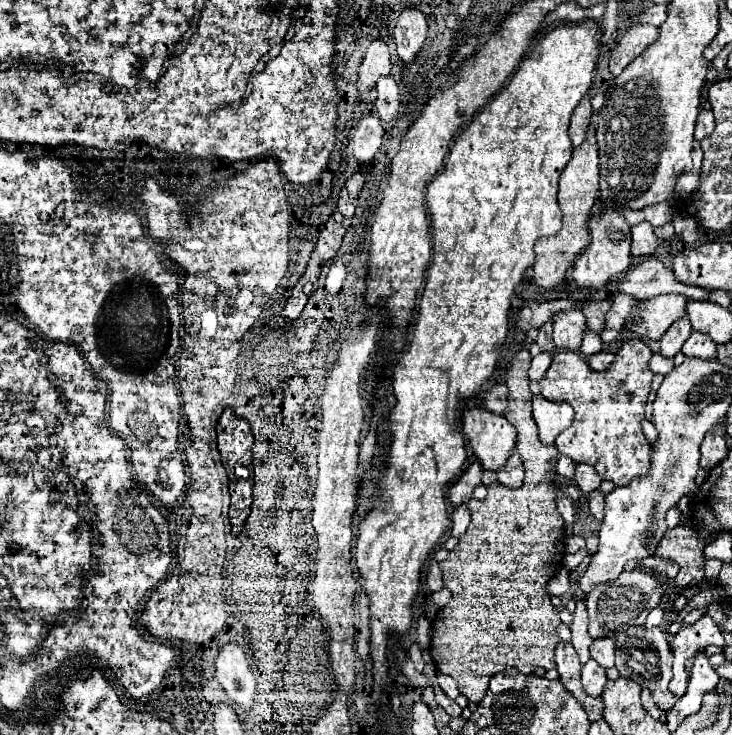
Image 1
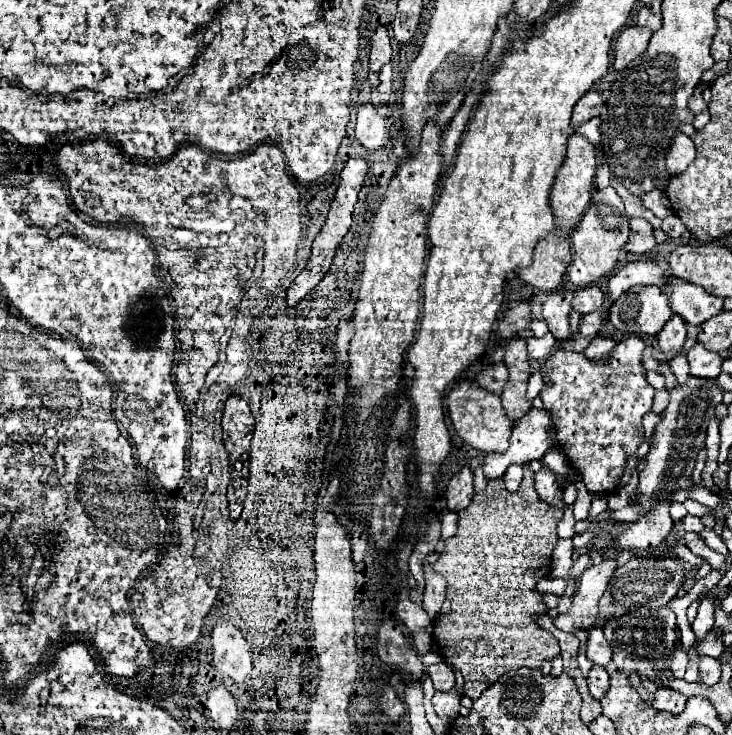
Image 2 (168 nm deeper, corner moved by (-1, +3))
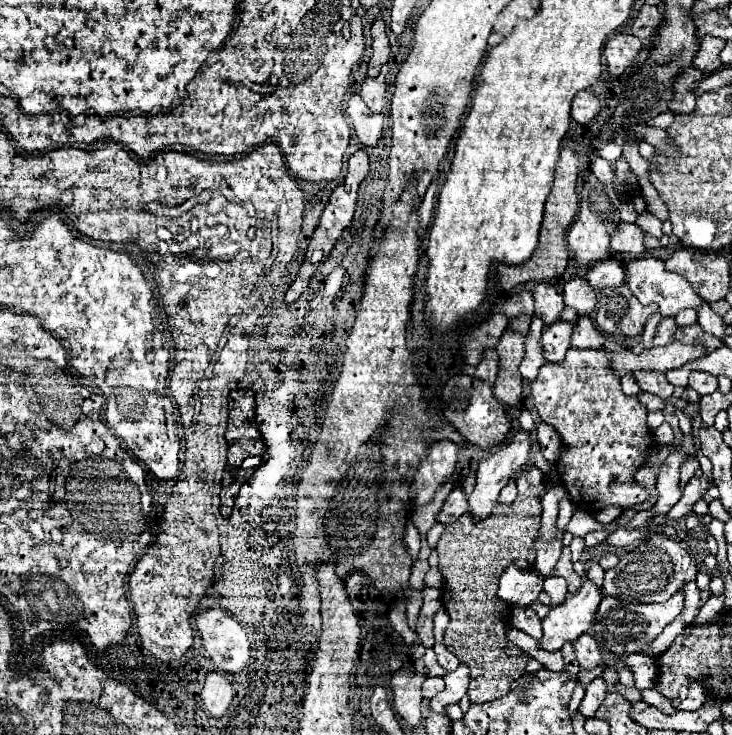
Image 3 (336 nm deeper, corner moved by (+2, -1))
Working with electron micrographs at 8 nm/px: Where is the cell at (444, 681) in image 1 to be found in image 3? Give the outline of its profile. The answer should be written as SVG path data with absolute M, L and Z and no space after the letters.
M425 678L425 682L423 682L423 698L427 698L427 700L431 700L435 694L439 694L441 690L445 688L445 682L443 682L443 678Z

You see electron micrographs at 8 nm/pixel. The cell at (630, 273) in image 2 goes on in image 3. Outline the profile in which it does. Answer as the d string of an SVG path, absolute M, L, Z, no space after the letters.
M603 260L601 264L595 264L593 268L589 268L585 278L593 288L599 288L599 290L617 288L625 284L625 268L613 260Z

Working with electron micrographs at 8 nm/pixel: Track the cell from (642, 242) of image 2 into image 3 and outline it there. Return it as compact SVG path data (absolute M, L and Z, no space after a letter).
M619 222L617 232L613 232L611 250L617 252L617 254L631 254L631 256L637 258L645 252L643 238L645 238L645 232L637 224Z

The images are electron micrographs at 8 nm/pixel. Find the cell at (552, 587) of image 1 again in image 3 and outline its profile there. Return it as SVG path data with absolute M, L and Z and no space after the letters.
M509 566L499 580L499 596L509 600L511 604L529 606L537 600L539 592L543 590L543 576L537 570L523 572L517 566Z

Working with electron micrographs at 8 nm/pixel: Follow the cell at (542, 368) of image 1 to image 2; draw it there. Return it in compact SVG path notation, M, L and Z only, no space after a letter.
M534 372L534 374L530 376L530 382L528 382L528 392L526 392L526 396L528 396L528 400L530 400L530 402L538 396L540 388L542 388L542 376L540 376L540 372Z

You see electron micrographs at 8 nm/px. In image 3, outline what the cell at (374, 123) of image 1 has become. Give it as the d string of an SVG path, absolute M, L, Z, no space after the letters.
M355 94L351 100L349 100L349 106L347 106L347 114L351 118L351 124L353 124L353 130L357 134L357 138L361 140L363 146L369 146L373 148L379 140L379 132L383 128L383 116L381 114L373 114L367 104L363 102L363 98L359 94Z

